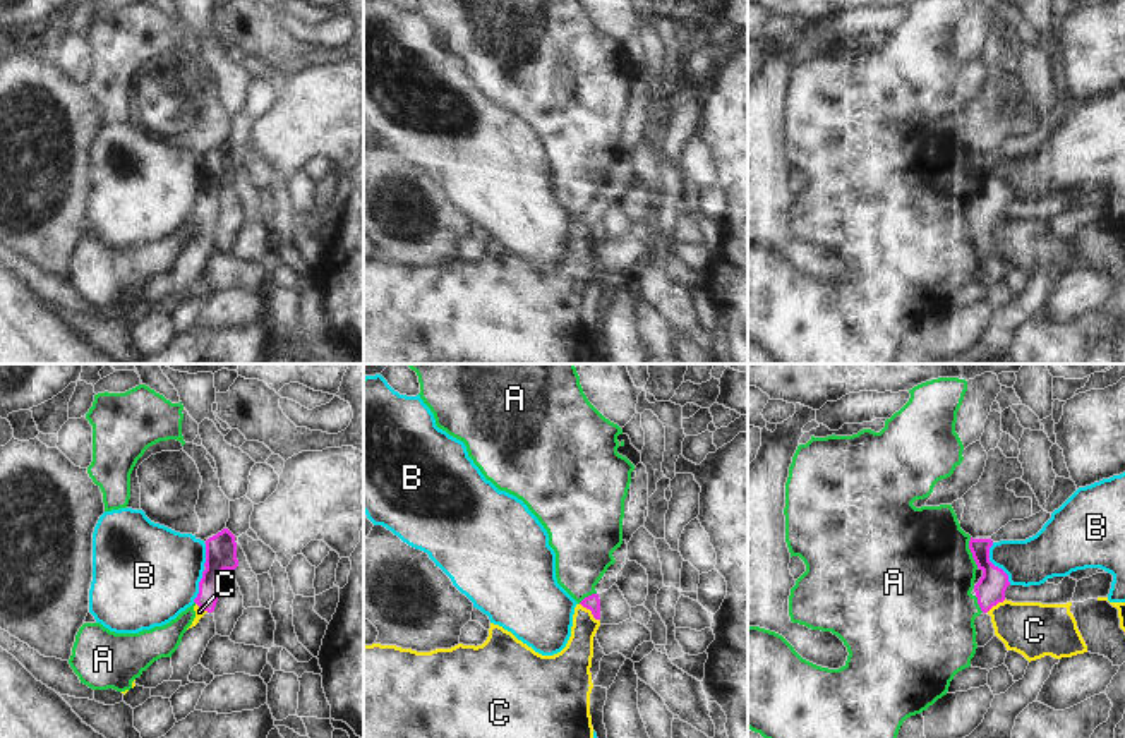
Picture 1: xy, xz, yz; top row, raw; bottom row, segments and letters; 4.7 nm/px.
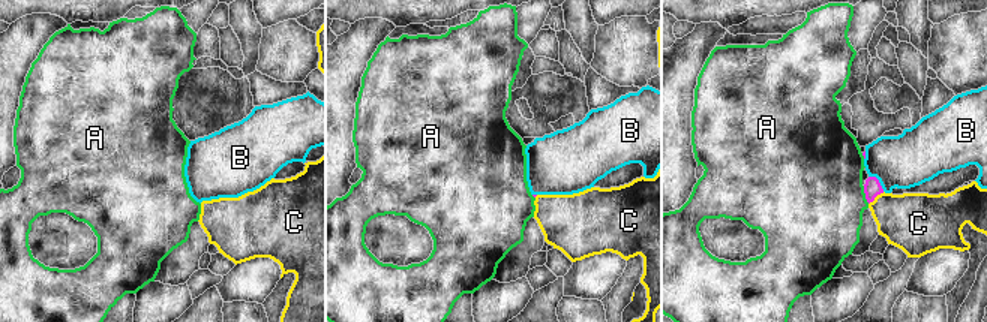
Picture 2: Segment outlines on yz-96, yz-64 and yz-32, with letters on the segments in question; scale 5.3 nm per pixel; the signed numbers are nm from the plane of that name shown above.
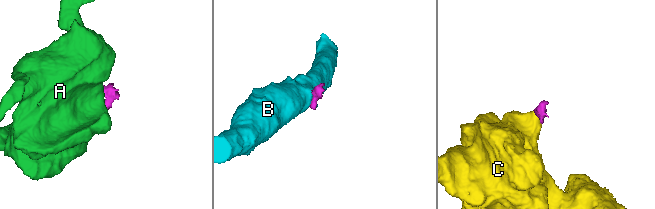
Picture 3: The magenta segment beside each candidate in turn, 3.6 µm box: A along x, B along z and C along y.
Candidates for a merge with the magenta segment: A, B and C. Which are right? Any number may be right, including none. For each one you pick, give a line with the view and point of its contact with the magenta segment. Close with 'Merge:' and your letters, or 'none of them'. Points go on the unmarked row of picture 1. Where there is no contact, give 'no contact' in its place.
Merge: none of them

